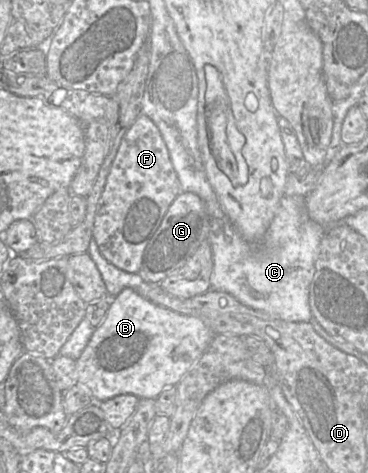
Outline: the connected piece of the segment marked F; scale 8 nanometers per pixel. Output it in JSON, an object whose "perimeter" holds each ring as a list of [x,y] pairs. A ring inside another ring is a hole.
{"perimeter":[[[140,114],[122,138],[97,205],[92,238],[102,256],[123,271],[138,273],[150,238],[180,193],[159,128],[147,115]]]}

